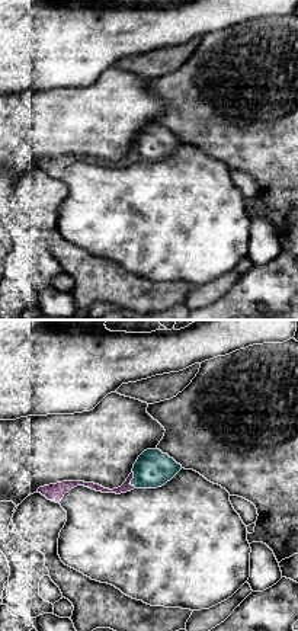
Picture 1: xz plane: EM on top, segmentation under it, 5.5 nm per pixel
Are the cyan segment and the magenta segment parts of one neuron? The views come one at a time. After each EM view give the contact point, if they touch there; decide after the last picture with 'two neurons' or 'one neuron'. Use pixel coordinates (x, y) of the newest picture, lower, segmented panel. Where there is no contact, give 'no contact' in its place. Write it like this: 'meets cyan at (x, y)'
meets cyan at (131, 480)

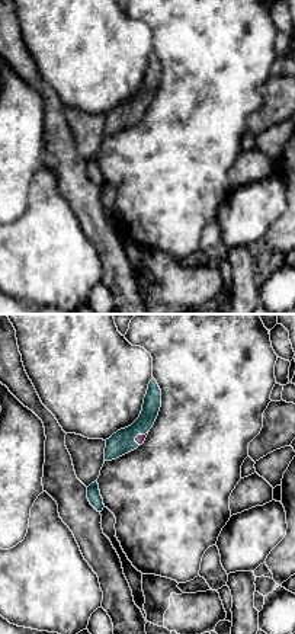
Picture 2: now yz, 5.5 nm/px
meets cyan at (138, 434)

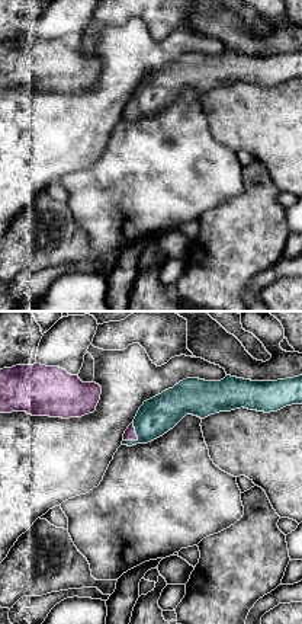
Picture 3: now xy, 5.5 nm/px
meets cyan at (137, 435)

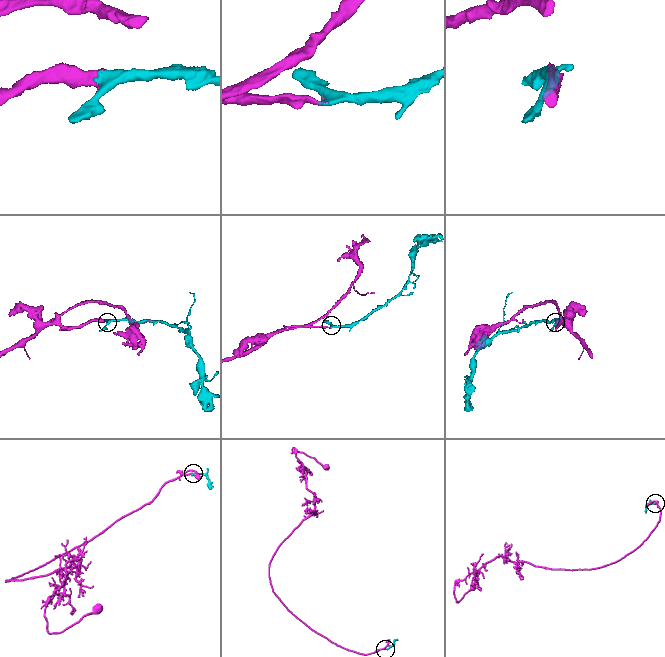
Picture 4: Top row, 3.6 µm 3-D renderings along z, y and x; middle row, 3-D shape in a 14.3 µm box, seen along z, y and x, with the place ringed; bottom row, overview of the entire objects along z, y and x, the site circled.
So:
one neuron

